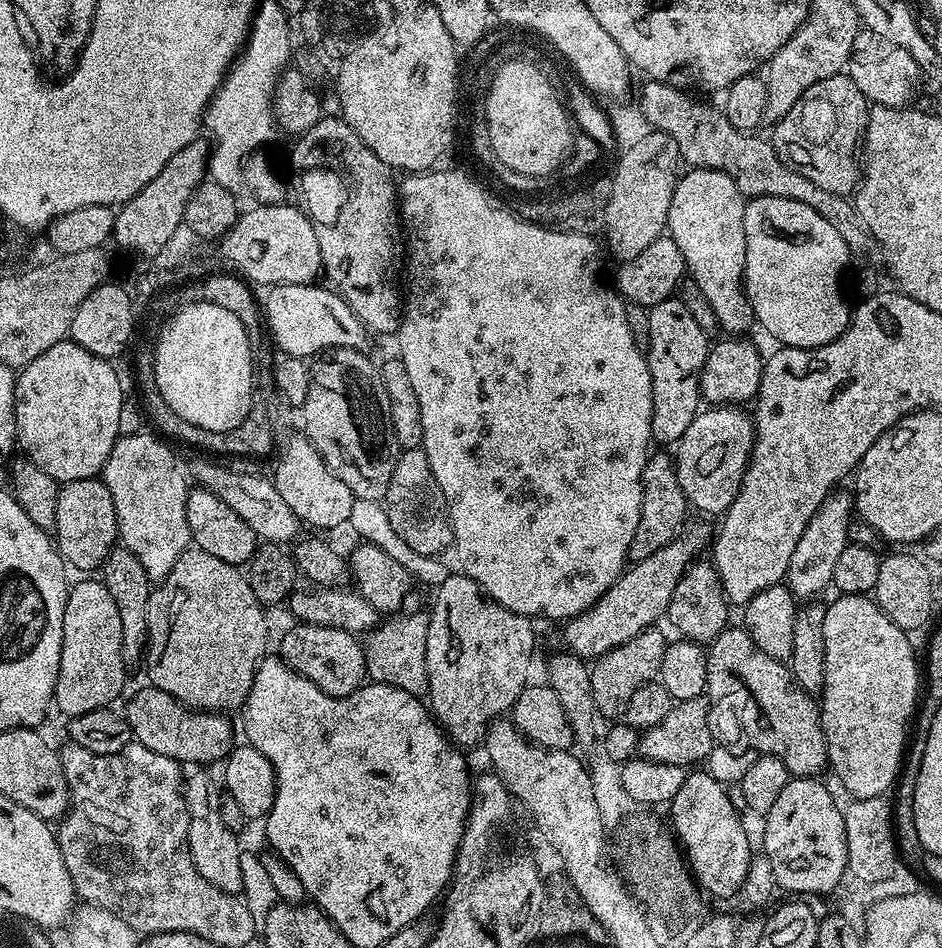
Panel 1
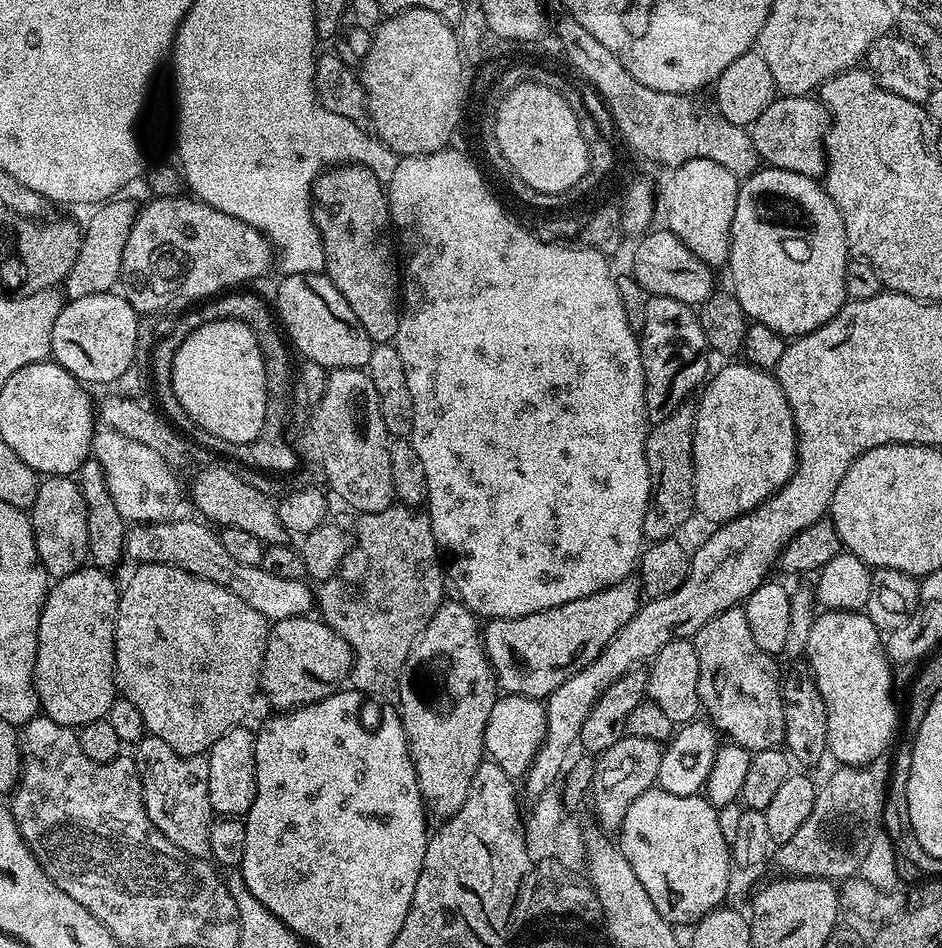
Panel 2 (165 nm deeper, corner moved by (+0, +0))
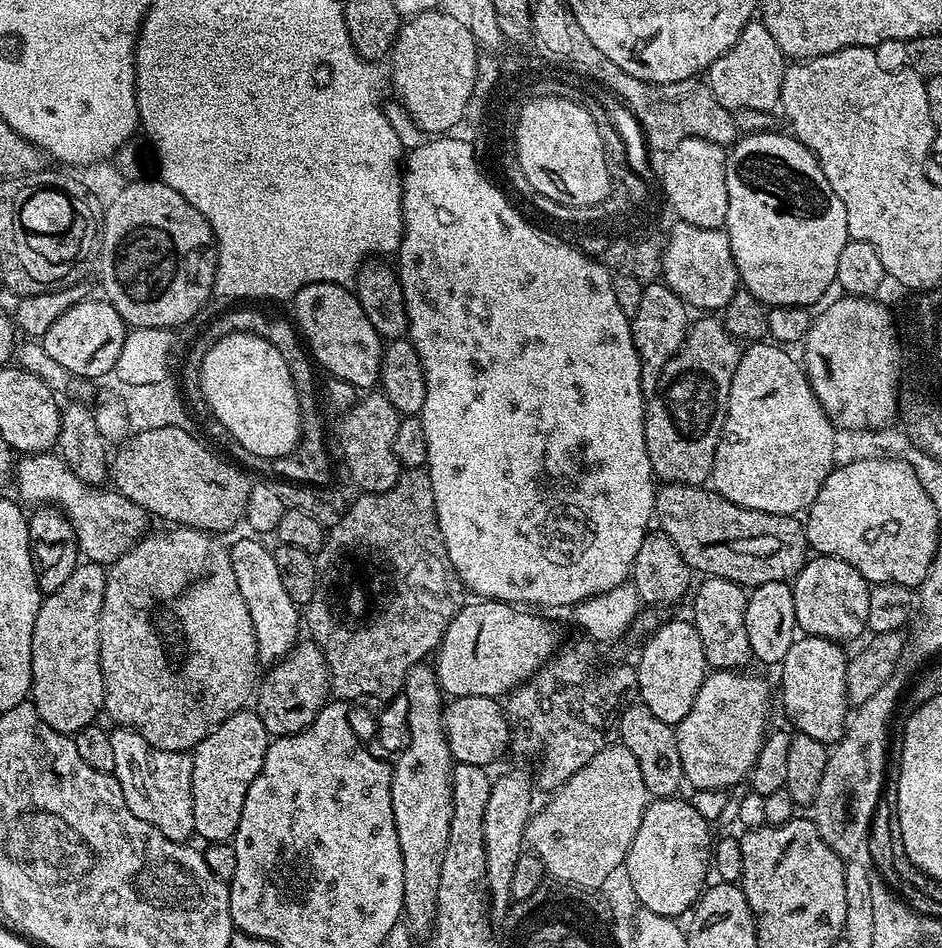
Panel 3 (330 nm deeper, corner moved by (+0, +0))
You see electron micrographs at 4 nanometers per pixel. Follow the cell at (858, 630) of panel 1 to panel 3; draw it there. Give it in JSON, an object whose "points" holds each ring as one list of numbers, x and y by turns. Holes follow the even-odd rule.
{"points":[[801,635,786,650,786,658,778,665,780,671,780,692,778,688,778,704,784,707,784,712,788,715,790,723,796,727,795,731,802,736,809,736,825,746,831,746,844,735,846,731,846,717,850,712,848,703,848,691,846,690,846,678,849,657,844,656,844,652,839,643,817,636]]}

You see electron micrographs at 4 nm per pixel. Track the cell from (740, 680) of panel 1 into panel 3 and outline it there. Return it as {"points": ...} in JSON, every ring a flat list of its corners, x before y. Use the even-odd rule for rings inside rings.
{"points":[[709,576,701,579,700,589,692,600,690,619,695,624,698,634,702,638,702,650,706,654,706,662,712,670,740,670,745,667,747,660,753,659,750,650,750,638,746,638,746,606,748,592,741,585,730,582,726,578]]}

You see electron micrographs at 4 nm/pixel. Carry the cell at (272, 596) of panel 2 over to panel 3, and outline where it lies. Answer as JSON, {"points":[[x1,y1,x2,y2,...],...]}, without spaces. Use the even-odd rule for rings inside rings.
{"points":[[51,451,38,452,25,455,21,460,24,461,21,464,19,461,14,468,14,485,20,491,19,499,25,505,59,508,74,526,80,555,85,561,110,566,122,558,126,550,149,535,150,513,130,502,130,498,121,492,82,482,82,478,78,478,59,455]]}

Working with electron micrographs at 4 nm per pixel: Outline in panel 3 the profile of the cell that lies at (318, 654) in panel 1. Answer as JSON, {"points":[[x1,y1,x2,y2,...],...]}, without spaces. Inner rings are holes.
{"points":[[297,643,288,655,271,665,259,681,254,711,262,718,262,726,266,726,269,737,289,736,308,728,329,699,328,663,316,643,307,643]]}

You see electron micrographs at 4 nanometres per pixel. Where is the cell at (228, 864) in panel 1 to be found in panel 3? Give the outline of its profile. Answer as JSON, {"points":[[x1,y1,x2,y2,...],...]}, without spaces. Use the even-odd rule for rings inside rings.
{"points":[[131,726,113,727,111,733,110,746,114,749,116,767,114,775,122,786,128,809,142,818,142,822,153,824,166,838,191,841,194,836,191,755,156,748]]}

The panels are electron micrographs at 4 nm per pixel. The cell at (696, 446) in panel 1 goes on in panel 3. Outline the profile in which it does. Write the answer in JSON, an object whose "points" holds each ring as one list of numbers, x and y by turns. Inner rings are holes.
{"points":[[752,342,740,353,740,361,734,370,734,378,730,382,730,394,728,395,728,410,724,417,724,431,720,433,720,441,716,447,716,457,710,477,711,487,722,498,734,502,743,508,750,510,762,510,766,514,782,514,783,516,796,516,803,513,818,498,818,490,822,490,822,482,826,482,829,472,834,467,834,457,838,451,836,444,837,429,822,410,822,406,816,401,816,395,808,384,803,367,791,356,791,351,785,350,775,342]]}

